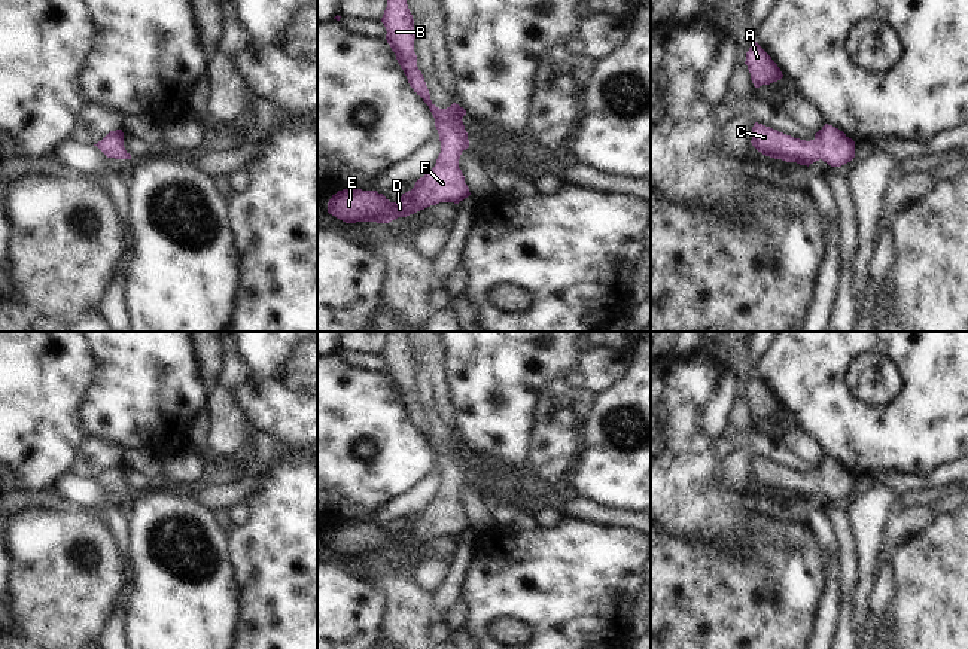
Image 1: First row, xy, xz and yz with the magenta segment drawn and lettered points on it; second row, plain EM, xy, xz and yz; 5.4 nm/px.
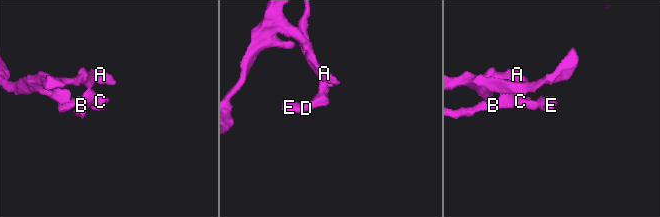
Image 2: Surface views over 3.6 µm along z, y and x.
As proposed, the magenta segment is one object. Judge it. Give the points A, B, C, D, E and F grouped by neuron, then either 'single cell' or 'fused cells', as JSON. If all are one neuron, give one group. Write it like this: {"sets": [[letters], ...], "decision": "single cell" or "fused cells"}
{"sets": [["A", "B", "C", "D", "E", "F"]], "decision": "single cell"}

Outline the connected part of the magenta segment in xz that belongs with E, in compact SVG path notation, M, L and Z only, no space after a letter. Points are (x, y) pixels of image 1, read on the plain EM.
M387 332L381 356L387 365L386 374L395 386L410 420L423 432L435 451L441 487L435 500L420 511L411 524L402 527L396 536L390 536L377 524L338 524L328 536L328 546L346 557L389 557L439 536L459 537L471 528L459 502L460 488L469 481L468 466L462 454L466 444L456 436L447 442L439 442L432 436L424 411L417 400L414 353L407 332Z

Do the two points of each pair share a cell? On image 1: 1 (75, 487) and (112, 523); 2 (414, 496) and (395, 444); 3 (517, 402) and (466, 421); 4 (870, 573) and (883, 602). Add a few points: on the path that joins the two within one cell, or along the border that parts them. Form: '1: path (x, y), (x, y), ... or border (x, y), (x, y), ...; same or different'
1: path (85, 491), (106, 512); same
2: border (437, 463), (383, 508); different
3: path (505, 407), (490, 419), (478, 421); same
4: border (883, 563), (870, 597), (868, 614); different

